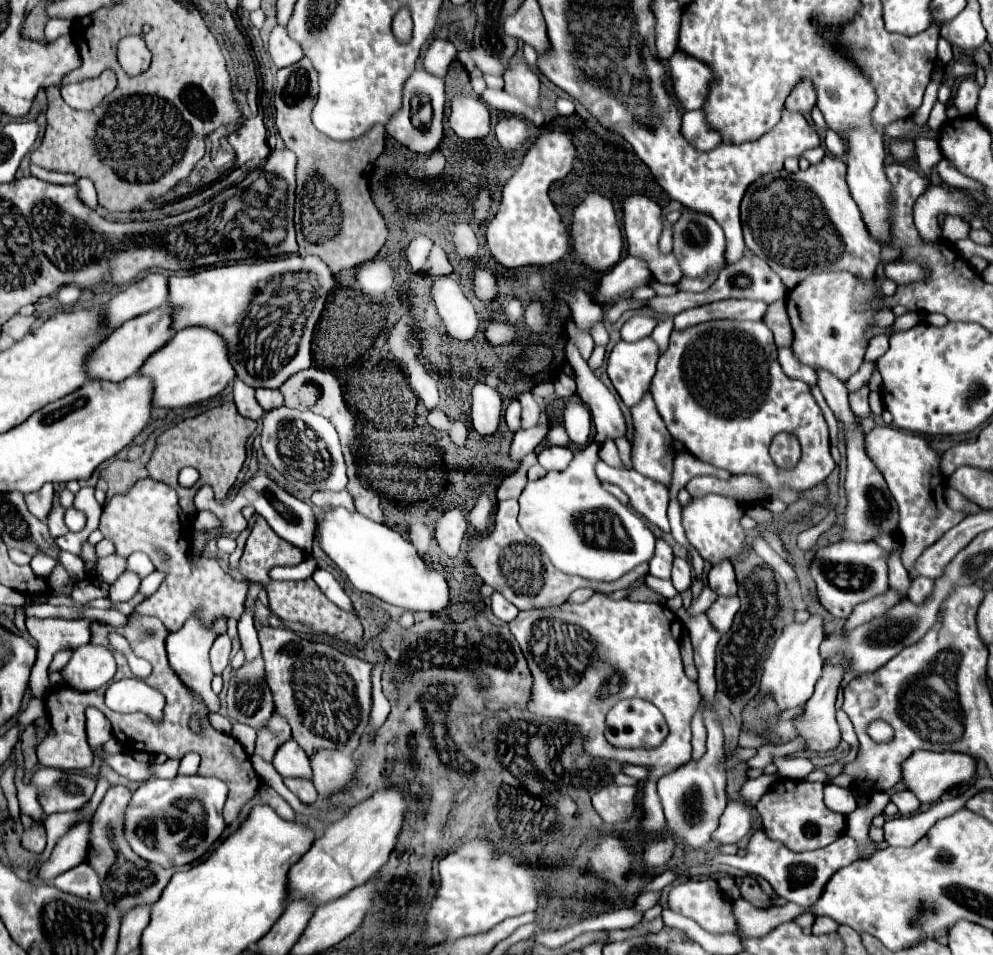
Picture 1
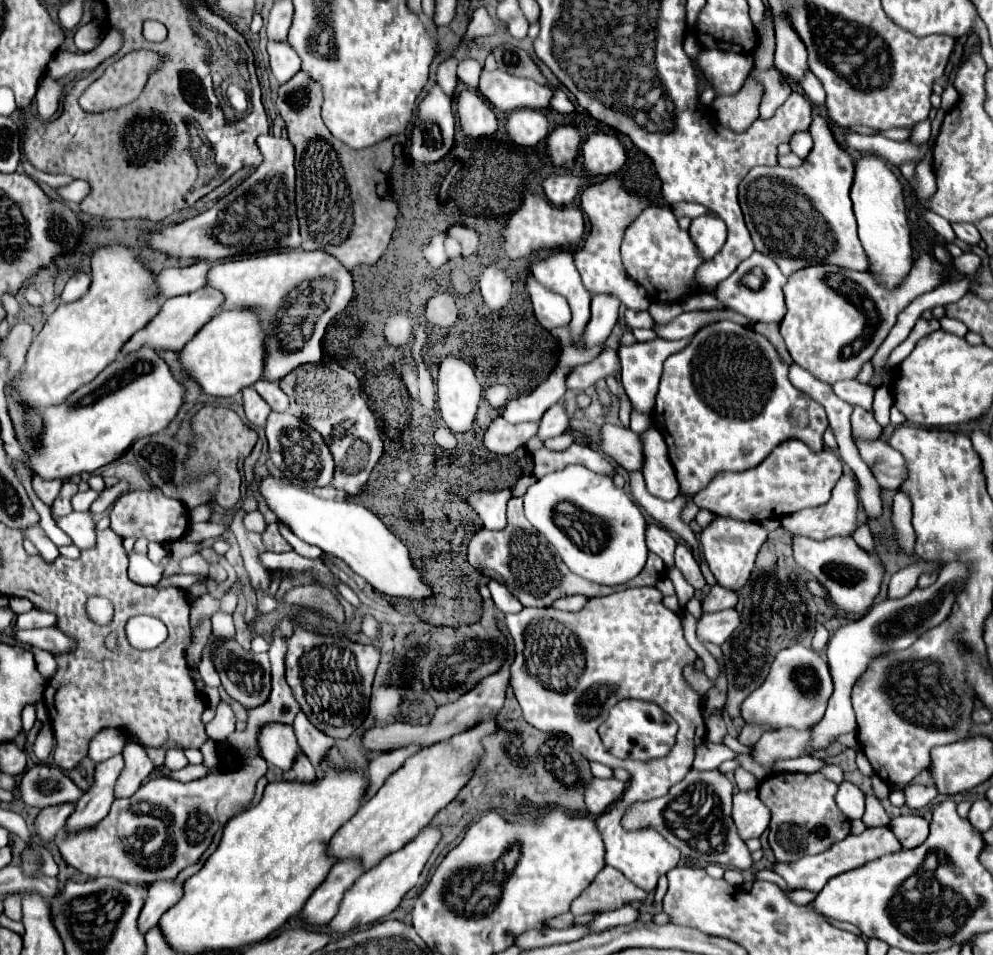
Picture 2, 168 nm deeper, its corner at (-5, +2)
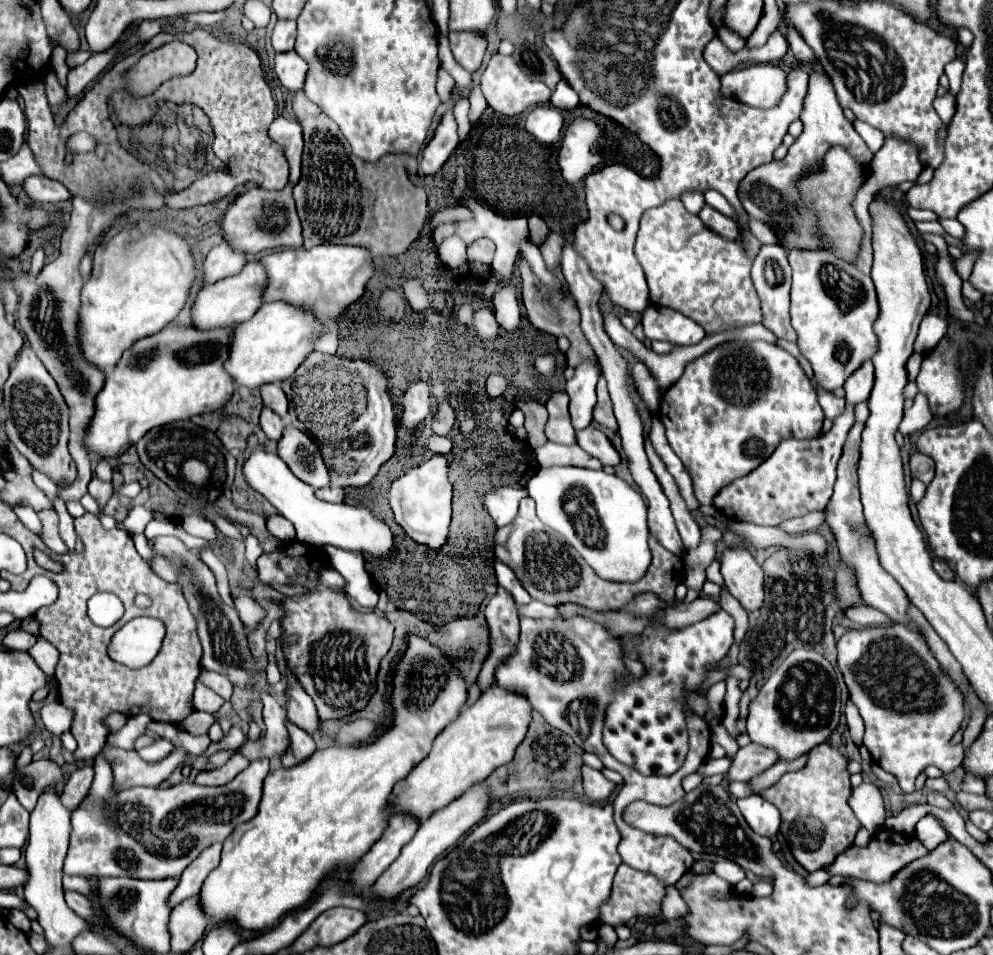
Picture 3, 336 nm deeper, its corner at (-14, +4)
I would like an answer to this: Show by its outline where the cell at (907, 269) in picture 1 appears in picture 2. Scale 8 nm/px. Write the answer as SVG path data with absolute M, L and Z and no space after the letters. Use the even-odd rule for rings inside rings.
M927 252L913 262L903 286L893 292L883 290L869 272L829 264L797 270L797 274L787 278L783 289L787 314L781 322L781 334L793 362L829 384L855 378L861 366L873 358L881 342L887 338L897 314L913 298L943 284L947 276L949 272Z

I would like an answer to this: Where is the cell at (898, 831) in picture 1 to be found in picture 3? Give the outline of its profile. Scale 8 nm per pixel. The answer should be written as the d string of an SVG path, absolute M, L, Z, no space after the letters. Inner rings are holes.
M926 814L916 826L916 836L918 836L918 840L922 840L922 844L928 850L932 850L932 848L936 848L940 844L940 840L946 840L948 834L942 828L938 818L934 818L932 814Z

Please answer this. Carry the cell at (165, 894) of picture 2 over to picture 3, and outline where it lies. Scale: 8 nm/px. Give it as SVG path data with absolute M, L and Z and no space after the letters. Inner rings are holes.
M212 844L210 848L206 848L206 852L202 852L180 876L174 892L168 896L168 904L170 908L178 906L182 900L188 900L190 896L196 896L200 892L202 882L206 880L206 876L218 866L220 862L220 850L222 844Z

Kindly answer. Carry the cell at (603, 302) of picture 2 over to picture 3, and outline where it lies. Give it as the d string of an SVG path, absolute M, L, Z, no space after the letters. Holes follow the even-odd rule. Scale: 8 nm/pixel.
M586 358L576 366L574 378L566 382L570 396L570 418L574 430L582 430L592 422L592 408L596 404L596 382L600 378L598 360Z

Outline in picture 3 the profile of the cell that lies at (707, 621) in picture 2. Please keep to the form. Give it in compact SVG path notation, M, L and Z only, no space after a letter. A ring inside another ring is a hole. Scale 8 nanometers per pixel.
M724 610L698 624L674 630L668 638L650 638L638 644L636 652L646 666L646 674L640 680L628 682L606 710L604 744L610 754L646 776L678 770L688 752L686 720L682 714L686 694L696 690L704 680L704 672L716 666L732 644L734 618Z

